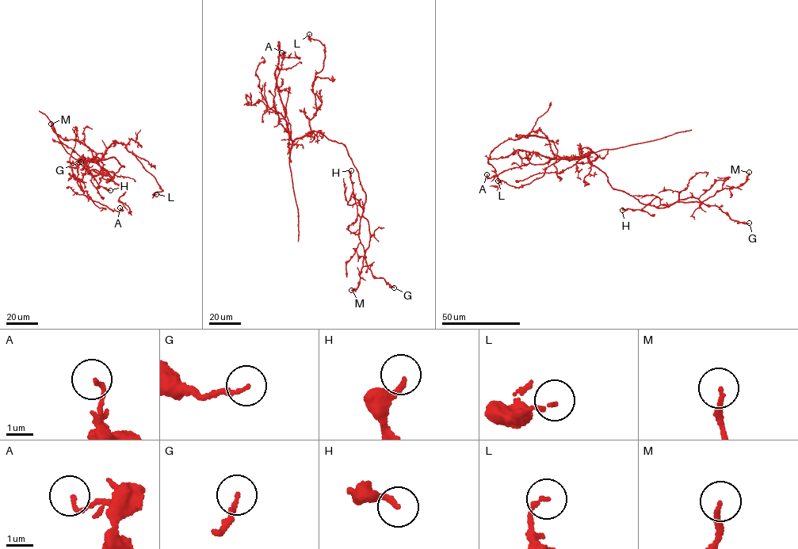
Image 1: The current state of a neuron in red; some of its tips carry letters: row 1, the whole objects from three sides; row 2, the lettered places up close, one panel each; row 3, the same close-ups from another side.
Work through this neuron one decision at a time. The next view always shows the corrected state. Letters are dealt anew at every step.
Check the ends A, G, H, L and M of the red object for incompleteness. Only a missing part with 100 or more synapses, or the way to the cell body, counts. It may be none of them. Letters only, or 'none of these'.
none of these

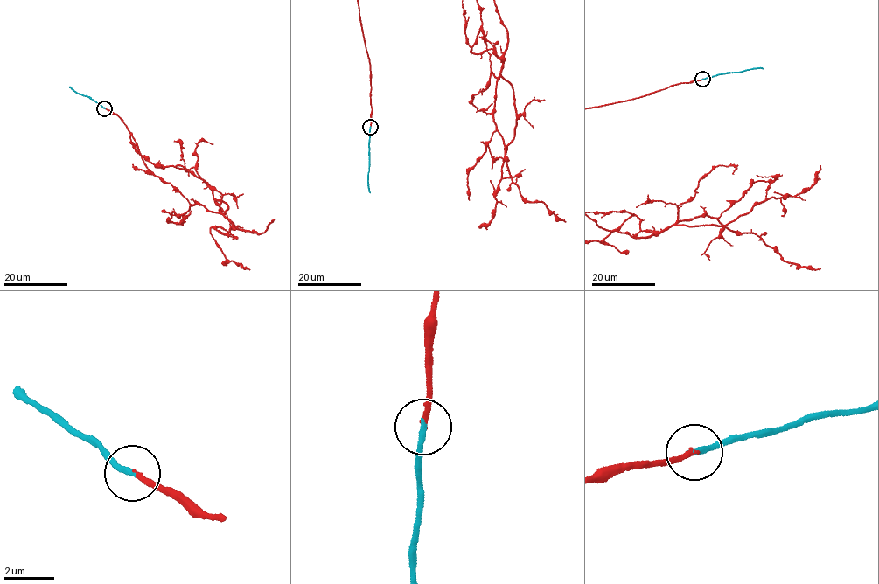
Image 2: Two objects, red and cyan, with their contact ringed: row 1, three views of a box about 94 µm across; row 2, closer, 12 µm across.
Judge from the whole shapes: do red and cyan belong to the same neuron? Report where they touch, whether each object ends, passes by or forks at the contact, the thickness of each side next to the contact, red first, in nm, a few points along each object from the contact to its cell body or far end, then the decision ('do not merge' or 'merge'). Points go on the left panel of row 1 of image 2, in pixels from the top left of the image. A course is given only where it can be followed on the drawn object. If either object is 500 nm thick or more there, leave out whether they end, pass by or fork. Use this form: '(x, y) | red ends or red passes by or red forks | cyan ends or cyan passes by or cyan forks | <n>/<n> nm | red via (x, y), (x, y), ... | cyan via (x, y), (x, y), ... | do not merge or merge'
(104, 108) | red ends | cyan ends | 180/240 nm | cyan via (105, 107), (69, 87) | merge

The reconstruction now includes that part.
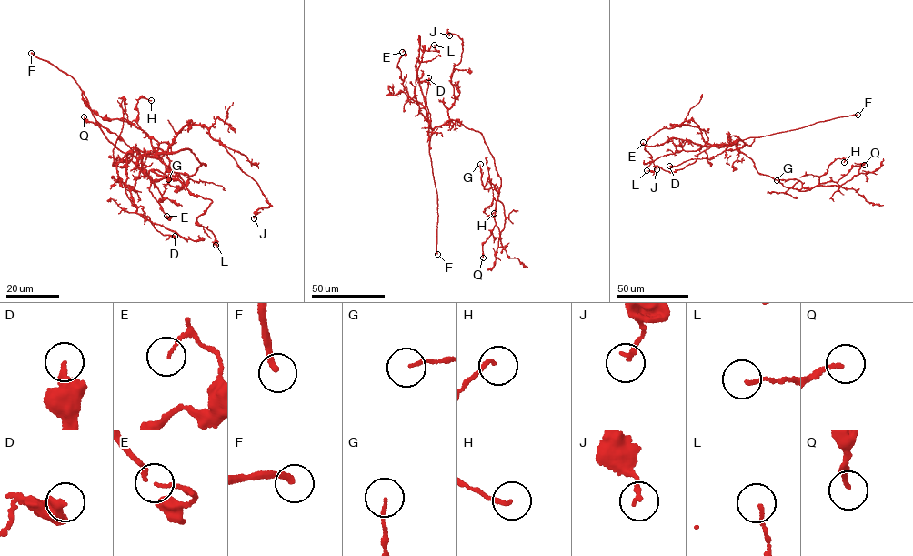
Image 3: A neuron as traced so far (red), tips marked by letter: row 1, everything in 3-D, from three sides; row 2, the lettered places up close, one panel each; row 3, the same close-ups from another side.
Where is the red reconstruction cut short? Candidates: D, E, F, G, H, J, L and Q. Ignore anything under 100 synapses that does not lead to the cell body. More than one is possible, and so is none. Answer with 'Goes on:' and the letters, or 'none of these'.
Goes on: F

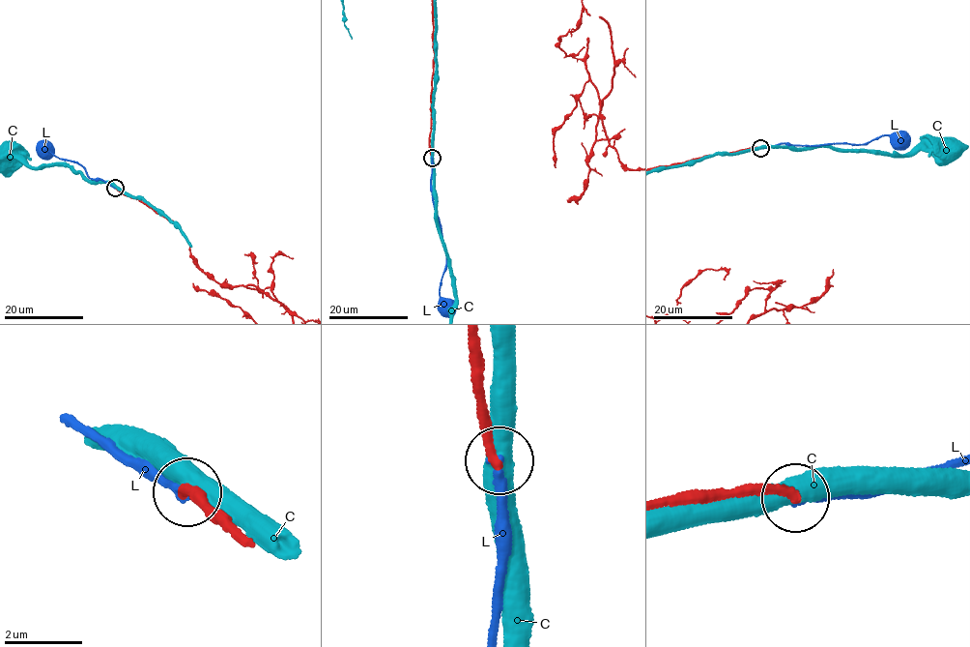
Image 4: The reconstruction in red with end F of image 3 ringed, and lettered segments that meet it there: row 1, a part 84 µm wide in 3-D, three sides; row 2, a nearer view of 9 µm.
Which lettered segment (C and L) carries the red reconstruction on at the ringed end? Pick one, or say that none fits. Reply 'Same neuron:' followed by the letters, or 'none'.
Same neuron: L

